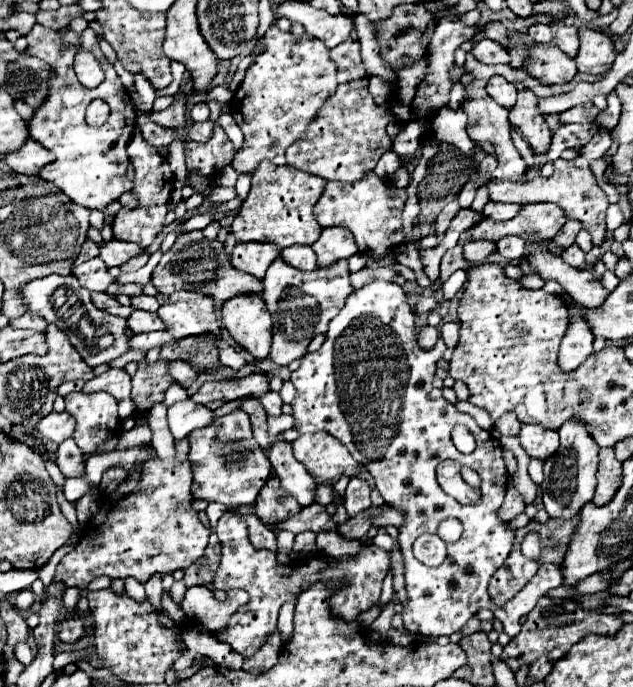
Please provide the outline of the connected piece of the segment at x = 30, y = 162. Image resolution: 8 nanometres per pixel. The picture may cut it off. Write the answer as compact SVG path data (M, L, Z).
M31 138L25 142L25 146L19 152L11 152L5 156L5 164L13 172L27 176L39 176L39 170L47 166L47 162L55 162L55 154L51 154Z

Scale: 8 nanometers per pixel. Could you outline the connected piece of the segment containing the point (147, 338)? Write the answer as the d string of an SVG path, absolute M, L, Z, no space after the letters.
M145 332L145 334L135 334L131 338L131 348L153 348L153 346L163 346L165 342L169 342L167 332Z

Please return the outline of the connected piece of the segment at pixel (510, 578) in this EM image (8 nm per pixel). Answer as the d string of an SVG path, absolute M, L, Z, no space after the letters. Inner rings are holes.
M531 520L525 528L519 528L517 530L517 536L515 536L515 546L513 546L513 552L511 556L507 558L505 562L505 568L499 568L489 584L489 594L493 598L495 604L505 604L507 600L511 600L533 576L535 576L535 566L537 562L535 560L527 560L523 554L521 554L521 536L525 536L529 530L535 530L535 522Z

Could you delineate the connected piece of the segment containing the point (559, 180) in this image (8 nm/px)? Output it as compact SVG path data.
M599 130L591 142L583 148L583 154L577 156L575 160L563 160L557 158L553 162L555 174L551 178L537 178L531 182L489 182L489 200L491 202L517 202L517 204L533 204L533 202L553 202L561 206L567 214L567 218L583 222L583 228L591 234L593 244L601 246L607 240L607 226L605 226L605 214L607 214L607 194L601 190L597 184L589 162L593 158L601 158L609 148L611 148L611 132L609 130Z

